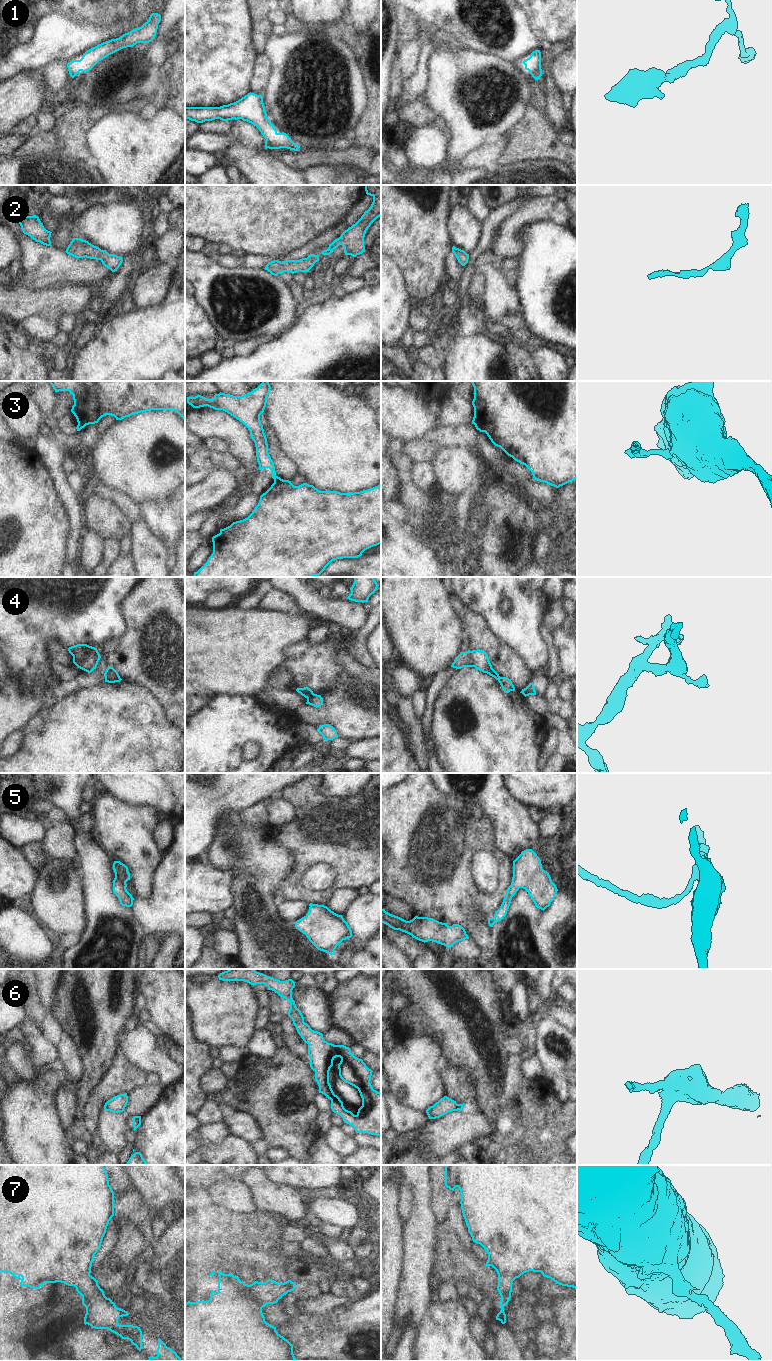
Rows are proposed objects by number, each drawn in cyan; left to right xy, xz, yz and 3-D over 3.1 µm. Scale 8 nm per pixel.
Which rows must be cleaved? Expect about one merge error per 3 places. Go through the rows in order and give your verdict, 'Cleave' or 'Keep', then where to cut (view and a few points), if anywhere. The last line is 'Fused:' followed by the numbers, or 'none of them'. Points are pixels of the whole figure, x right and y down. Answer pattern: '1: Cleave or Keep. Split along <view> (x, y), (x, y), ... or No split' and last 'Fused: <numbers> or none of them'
1: Keep. No split
2: Keep. No split
3: Cleave. Split along xz (277, 476), (274, 479)
4: Cleave. Split along xz (314, 694), (307, 699)
5: Keep. No split
6: Keep. No split
7: Keep. No split
Fused: 3, 4

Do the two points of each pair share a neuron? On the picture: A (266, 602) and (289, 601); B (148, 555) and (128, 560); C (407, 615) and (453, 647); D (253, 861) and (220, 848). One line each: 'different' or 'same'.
A: same
B: different
C: same
D: same

